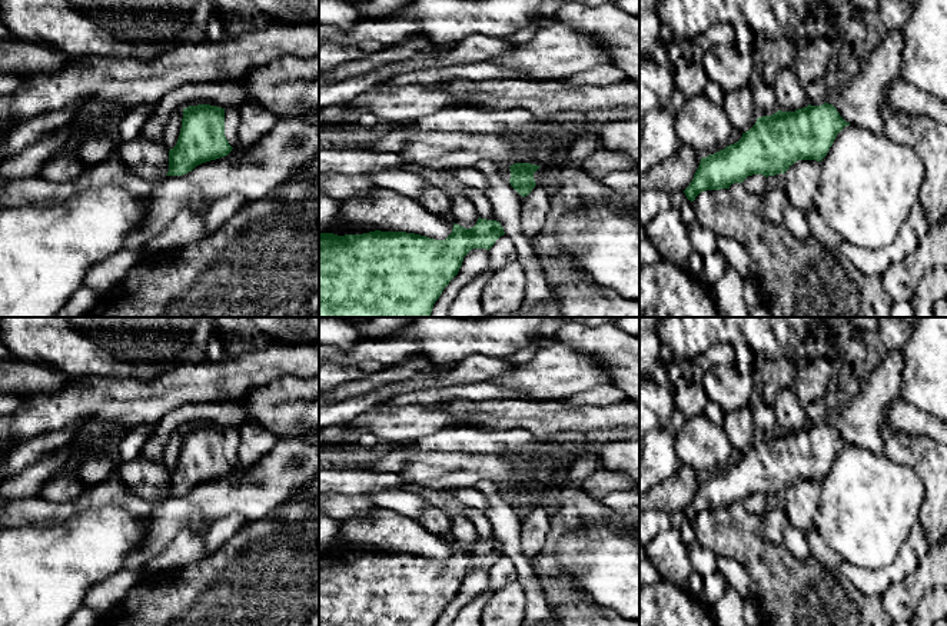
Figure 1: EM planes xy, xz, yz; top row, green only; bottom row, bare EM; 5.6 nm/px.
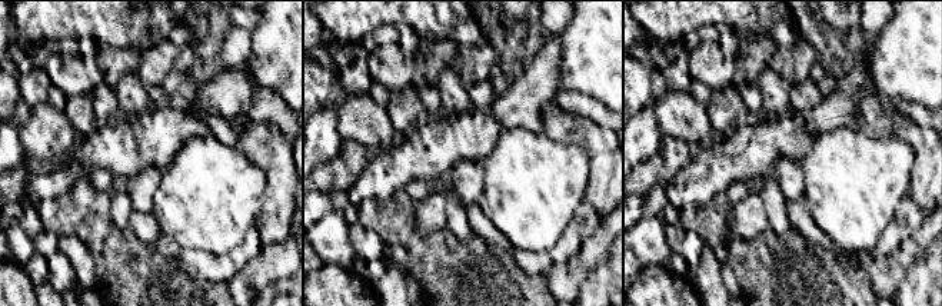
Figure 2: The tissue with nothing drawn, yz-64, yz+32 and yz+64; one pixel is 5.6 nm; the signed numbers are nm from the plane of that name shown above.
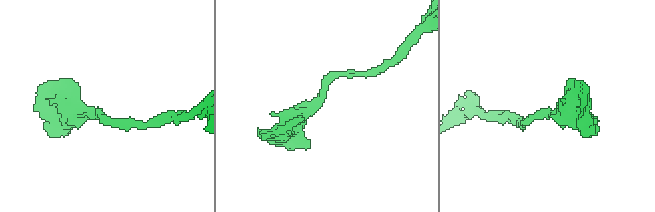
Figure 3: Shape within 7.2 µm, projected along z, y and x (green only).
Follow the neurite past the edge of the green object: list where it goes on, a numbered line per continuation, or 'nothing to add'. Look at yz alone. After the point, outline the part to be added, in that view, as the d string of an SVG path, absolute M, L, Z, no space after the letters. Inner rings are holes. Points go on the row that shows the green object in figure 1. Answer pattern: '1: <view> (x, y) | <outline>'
1: yz (817, 93) | M815 80L805 86L805 91L811 106L821 106L827 103L830 90L825 87L823 80Z

